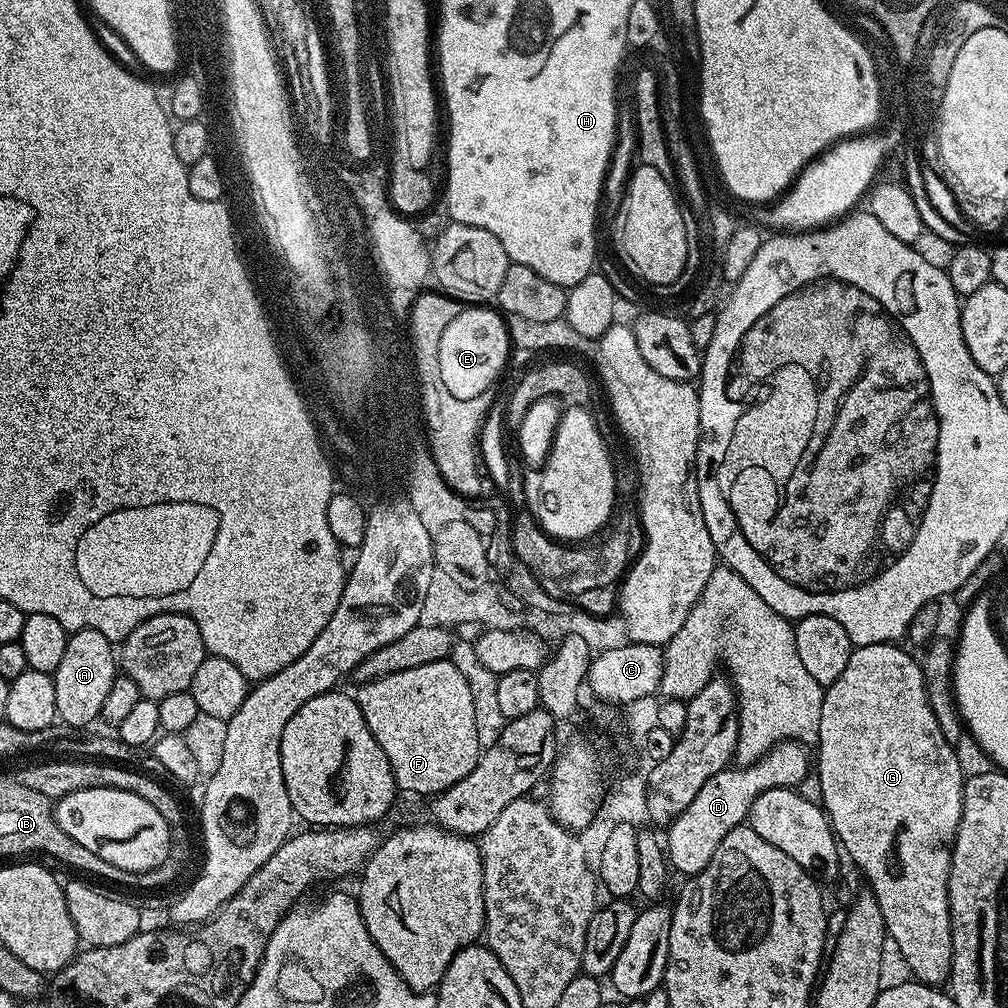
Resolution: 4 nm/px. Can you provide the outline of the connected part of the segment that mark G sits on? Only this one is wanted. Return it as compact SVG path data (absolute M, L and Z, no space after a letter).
M895 643L853 647L850 662L846 662L846 670L838 674L834 683L827 685L822 702L822 722L818 726L818 738L814 745L814 775L816 781L820 783L819 803L824 809L825 816L828 817L828 823L832 825L832 833L836 836L843 855L849 856L856 863L872 897L878 902L884 919L884 931L890 937L891 943L892 940L896 943L905 966L913 972L909 973L919 983L933 986L943 985L943 980L945 983L952 974L952 919L948 909L948 875L952 861L952 843L956 840L958 822L964 809L966 779L962 770L958 768L955 754L950 742L942 738L938 718L934 718L934 710L930 710L928 705L920 660L908 652L903 652Z

